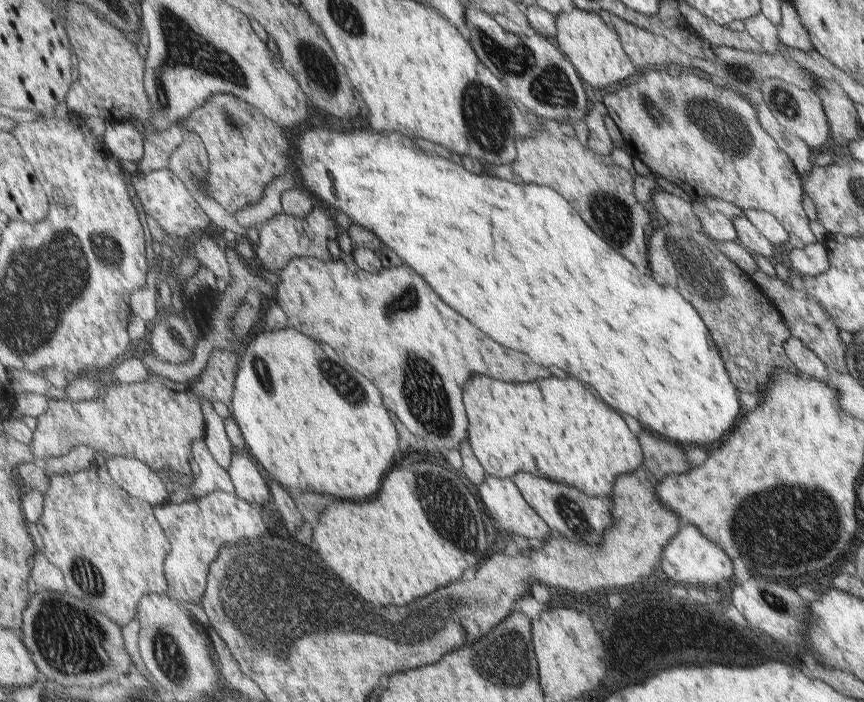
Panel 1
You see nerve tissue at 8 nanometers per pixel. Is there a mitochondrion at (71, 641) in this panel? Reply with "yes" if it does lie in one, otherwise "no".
yes

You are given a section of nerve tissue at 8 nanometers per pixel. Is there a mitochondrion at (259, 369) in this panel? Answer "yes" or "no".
yes

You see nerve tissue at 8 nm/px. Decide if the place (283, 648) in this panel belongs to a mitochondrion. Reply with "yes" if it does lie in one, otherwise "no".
yes

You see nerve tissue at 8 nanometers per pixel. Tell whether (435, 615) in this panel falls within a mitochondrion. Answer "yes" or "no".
yes

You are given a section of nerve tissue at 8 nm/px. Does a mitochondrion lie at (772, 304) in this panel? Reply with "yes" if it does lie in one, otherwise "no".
no

